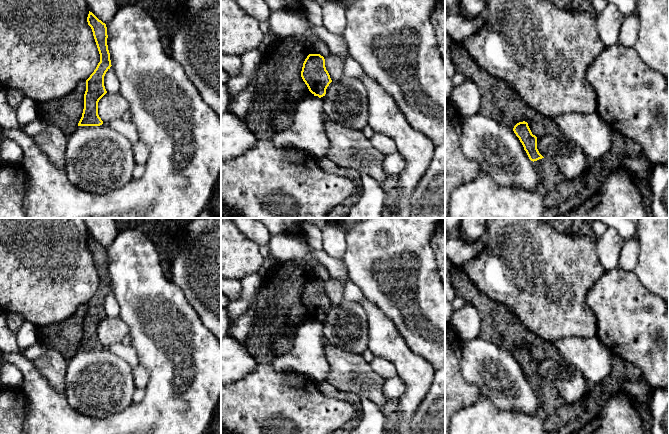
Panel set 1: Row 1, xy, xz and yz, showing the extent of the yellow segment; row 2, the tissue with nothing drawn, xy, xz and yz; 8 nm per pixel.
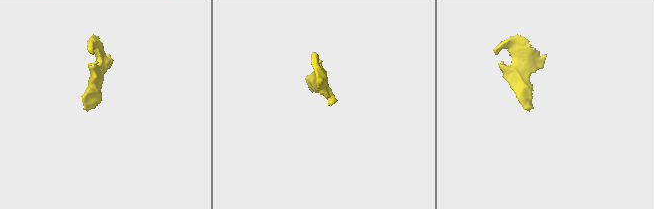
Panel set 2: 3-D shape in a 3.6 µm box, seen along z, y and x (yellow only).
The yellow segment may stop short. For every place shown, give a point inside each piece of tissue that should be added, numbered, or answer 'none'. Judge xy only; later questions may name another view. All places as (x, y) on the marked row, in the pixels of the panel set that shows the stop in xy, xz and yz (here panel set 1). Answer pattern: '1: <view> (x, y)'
none

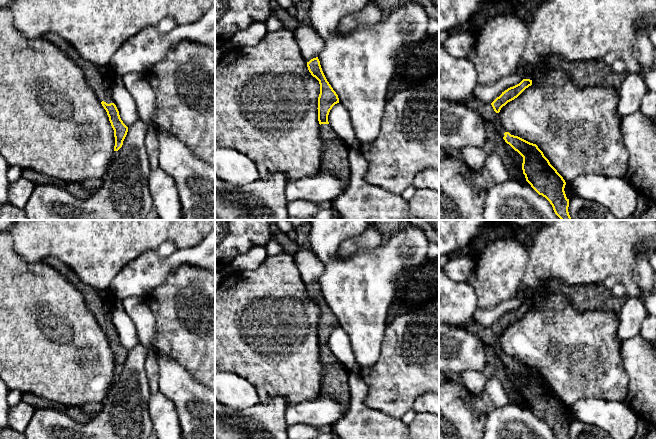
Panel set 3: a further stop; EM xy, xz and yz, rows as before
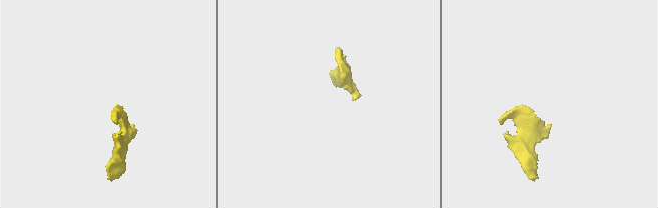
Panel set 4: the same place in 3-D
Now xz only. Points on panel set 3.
1: xz (334, 161)

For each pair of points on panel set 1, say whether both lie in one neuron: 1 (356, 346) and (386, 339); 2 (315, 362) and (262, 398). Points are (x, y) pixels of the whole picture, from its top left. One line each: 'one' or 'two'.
1: two
2: two

